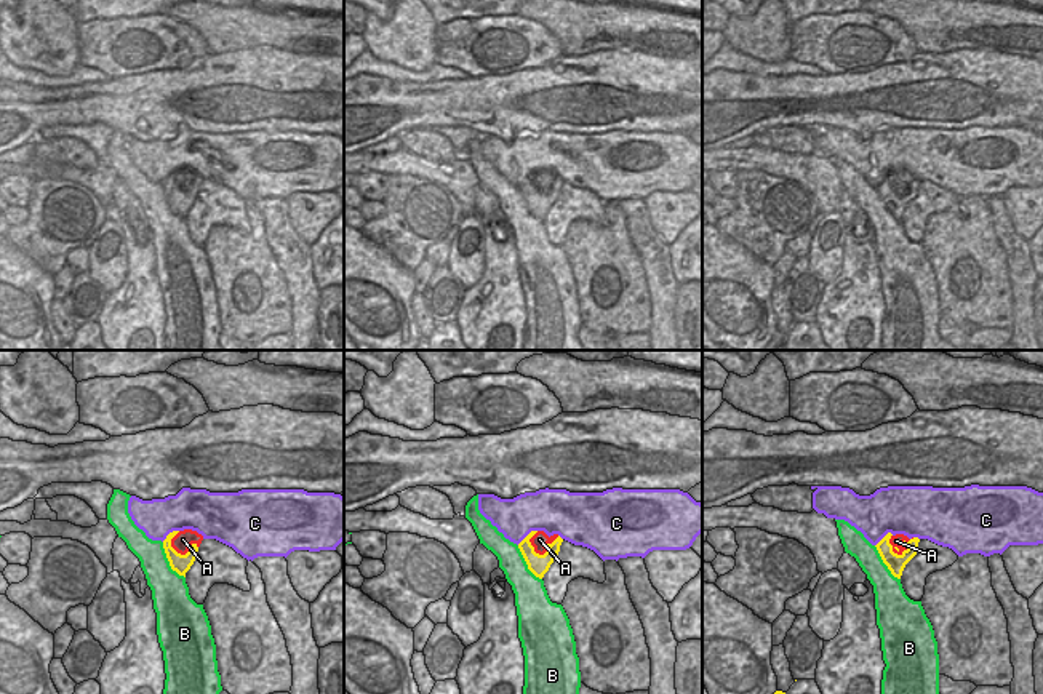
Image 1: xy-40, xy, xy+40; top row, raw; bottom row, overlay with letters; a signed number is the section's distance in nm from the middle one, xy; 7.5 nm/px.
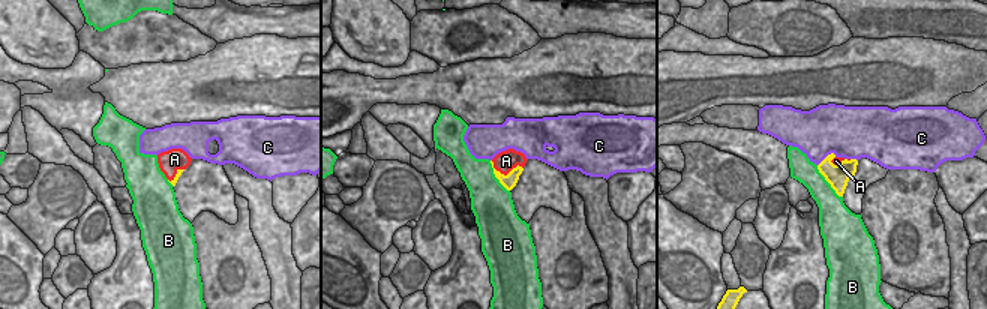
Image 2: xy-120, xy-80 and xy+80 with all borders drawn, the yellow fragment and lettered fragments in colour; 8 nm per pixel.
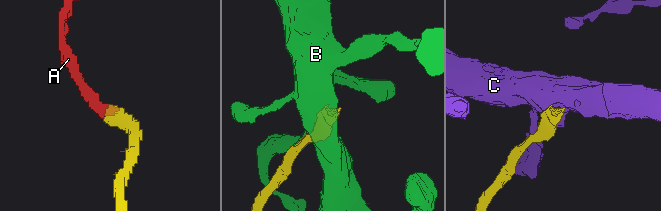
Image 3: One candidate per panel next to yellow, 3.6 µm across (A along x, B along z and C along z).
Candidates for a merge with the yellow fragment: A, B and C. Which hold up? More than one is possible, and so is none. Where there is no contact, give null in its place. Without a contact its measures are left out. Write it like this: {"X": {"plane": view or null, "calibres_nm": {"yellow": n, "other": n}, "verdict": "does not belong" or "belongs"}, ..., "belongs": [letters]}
{"A": {"plane": "xy+40", "calibres_nm": {"yellow": 140, "other": 100}, "verdict": "belongs"}, "B": {"plane": "xy-40", "calibres_nm": {"yellow": 140, "other": 280}, "verdict": "does not belong"}, "C": {"plane": "xy", "calibres_nm": {"yellow": 150, "other": 340}, "verdict": "does not belong"}, "belongs": ["A"]}

